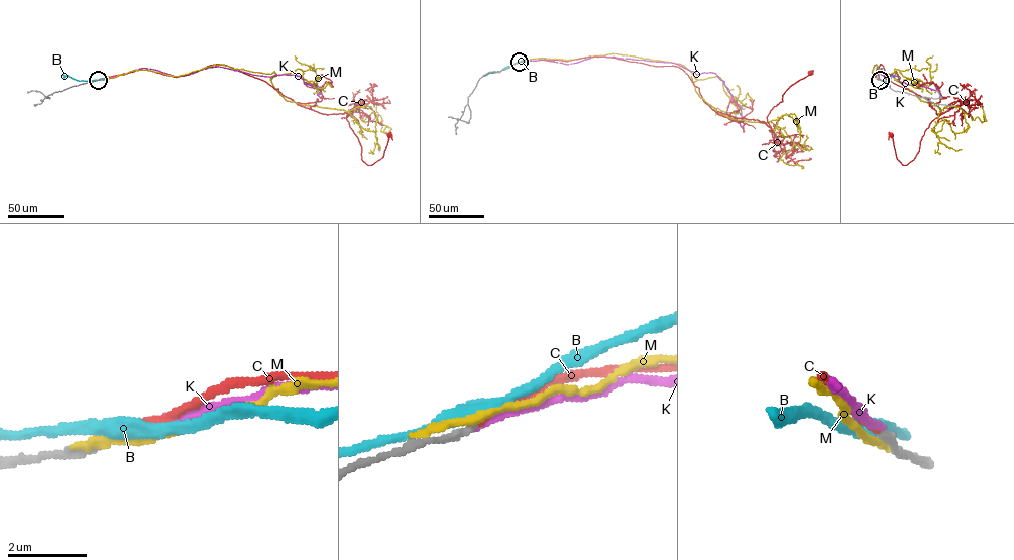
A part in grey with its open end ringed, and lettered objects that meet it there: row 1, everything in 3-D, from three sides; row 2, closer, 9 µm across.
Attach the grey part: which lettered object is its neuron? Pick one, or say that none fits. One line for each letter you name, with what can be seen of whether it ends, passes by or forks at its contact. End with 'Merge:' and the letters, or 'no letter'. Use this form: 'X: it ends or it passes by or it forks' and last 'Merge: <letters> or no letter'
C: it ends
Merge: C

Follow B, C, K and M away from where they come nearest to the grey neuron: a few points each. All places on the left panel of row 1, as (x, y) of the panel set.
B: (98, 80), (79, 81), (61, 74)
C: (98, 80), (220, 64), (309, 109), (349, 111), (366, 164), (383, 156), (389, 134)
K: (98, 80), (141, 68), (177, 77), (220, 66), (262, 76), (296, 75), (320, 88), (318, 95), (314, 86)
M: (97, 80), (221, 65), (274, 72), (274, 88), (301, 105), (368, 106), (363, 121), (377, 115), (376, 104)

